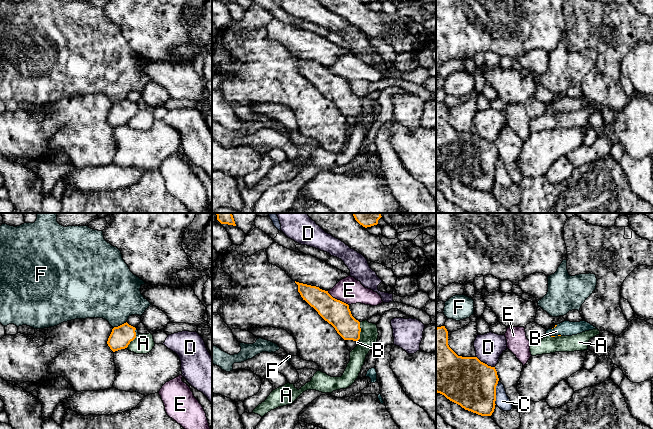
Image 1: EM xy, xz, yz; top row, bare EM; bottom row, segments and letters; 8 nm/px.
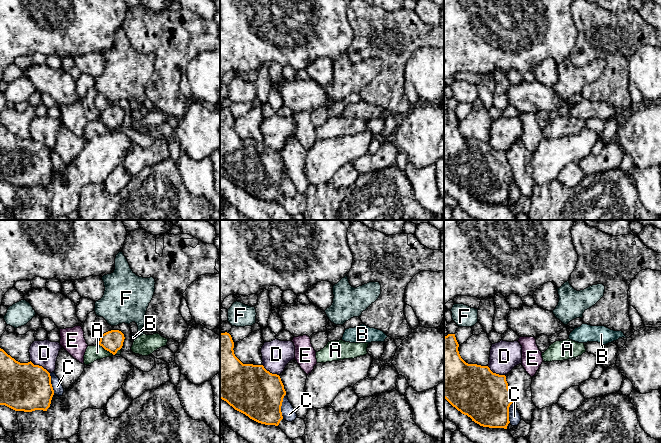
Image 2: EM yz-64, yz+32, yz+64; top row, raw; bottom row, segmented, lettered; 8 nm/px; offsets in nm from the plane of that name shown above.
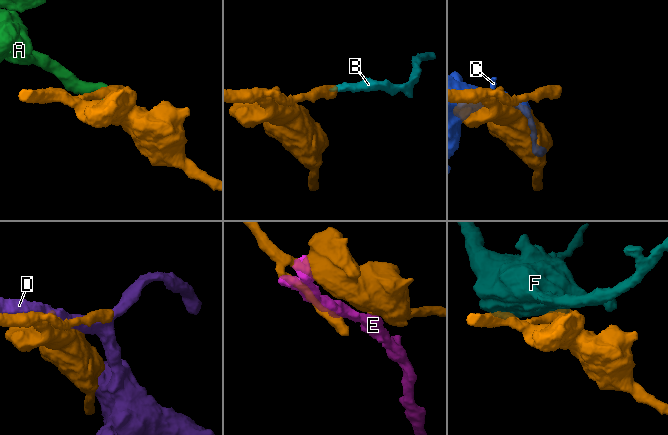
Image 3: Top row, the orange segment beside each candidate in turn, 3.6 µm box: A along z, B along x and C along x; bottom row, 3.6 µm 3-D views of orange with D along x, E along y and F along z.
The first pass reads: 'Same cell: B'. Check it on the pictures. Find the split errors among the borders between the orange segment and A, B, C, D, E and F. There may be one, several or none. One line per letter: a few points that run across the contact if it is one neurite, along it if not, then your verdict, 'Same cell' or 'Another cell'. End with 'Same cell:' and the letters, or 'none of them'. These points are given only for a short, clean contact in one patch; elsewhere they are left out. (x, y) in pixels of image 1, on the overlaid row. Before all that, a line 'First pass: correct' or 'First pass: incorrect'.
First pass: correct
A: Another cell
B: Line: xy (121, 336), (125, 333), (135, 332), (136, 330). Same cell
C: Another cell
D: Another cell
E: Line: xz (327, 291), (333, 297), (348, 305). Another cell
F: Line: xy (126, 321), (113, 328). Another cell
Same cell: B

